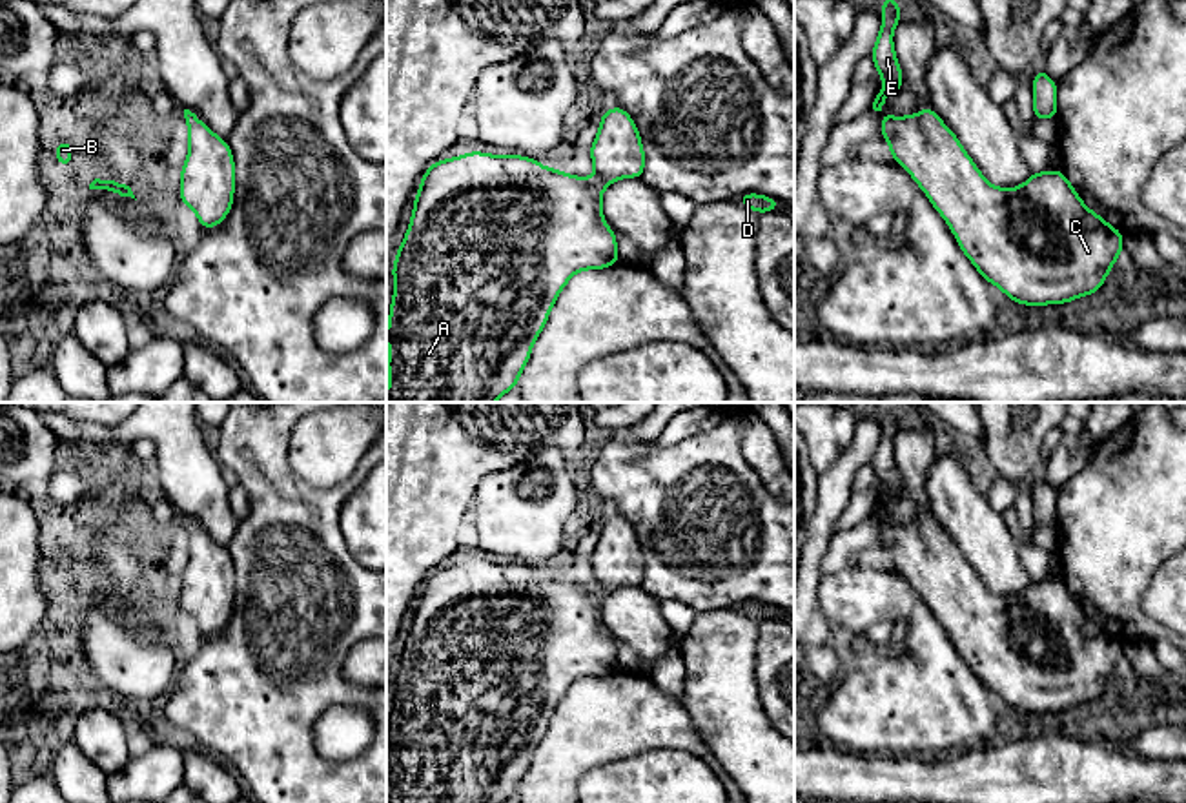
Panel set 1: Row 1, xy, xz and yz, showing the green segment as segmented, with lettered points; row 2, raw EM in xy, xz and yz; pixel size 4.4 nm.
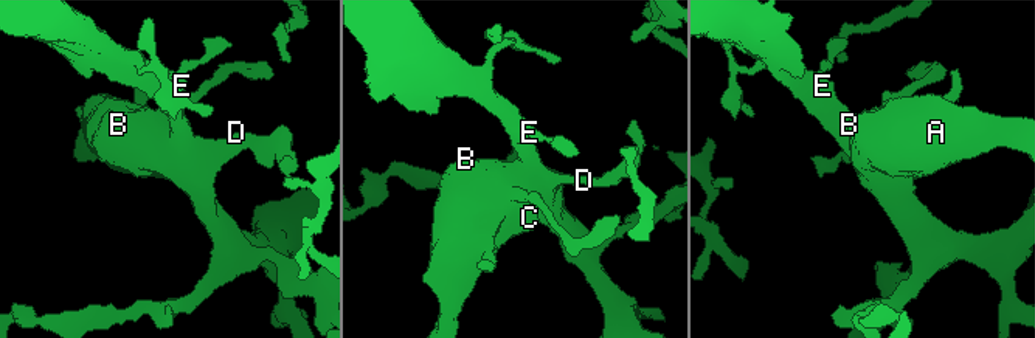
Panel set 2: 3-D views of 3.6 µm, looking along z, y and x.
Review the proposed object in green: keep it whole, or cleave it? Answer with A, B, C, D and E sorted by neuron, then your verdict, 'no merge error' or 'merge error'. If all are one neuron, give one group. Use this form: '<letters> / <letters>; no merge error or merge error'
A B C D E; no merge error

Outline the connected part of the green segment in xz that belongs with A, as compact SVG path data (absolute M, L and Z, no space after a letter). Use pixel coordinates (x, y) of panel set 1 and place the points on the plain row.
M623 515L601 523L588 561L596 586L543 575L523 563L483 559L426 577L392 676L386 803L505 803L517 796L532 752L572 683L619 670L601 603L614 588L643 586L645 577L641 544Z

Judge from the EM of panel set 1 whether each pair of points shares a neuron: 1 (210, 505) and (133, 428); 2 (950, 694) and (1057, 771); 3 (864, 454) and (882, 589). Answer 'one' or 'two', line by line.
1: one
2: two
3: two

